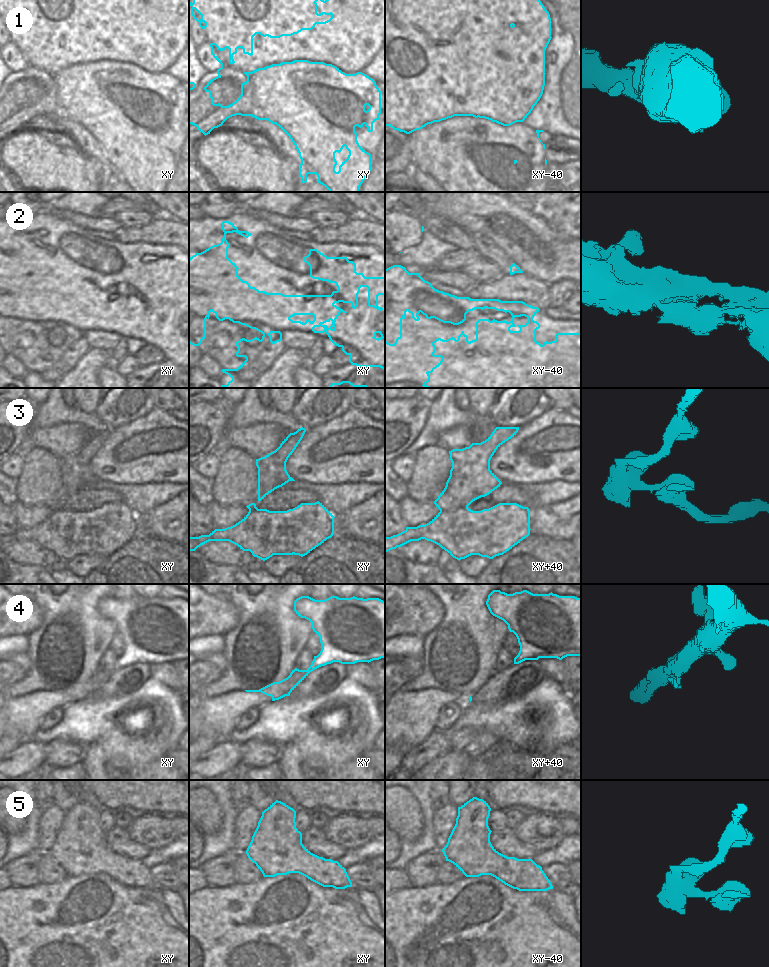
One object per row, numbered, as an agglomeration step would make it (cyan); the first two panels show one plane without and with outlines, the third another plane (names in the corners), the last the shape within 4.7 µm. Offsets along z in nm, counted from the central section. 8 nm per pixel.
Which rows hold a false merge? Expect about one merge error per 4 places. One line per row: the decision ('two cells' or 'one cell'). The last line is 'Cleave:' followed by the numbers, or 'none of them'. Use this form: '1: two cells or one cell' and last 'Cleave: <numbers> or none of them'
1: two cells
2: one cell
3: two cells
4: one cell
5: one cell
Cleave: 1, 3

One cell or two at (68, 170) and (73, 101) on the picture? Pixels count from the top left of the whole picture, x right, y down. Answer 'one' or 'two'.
one

